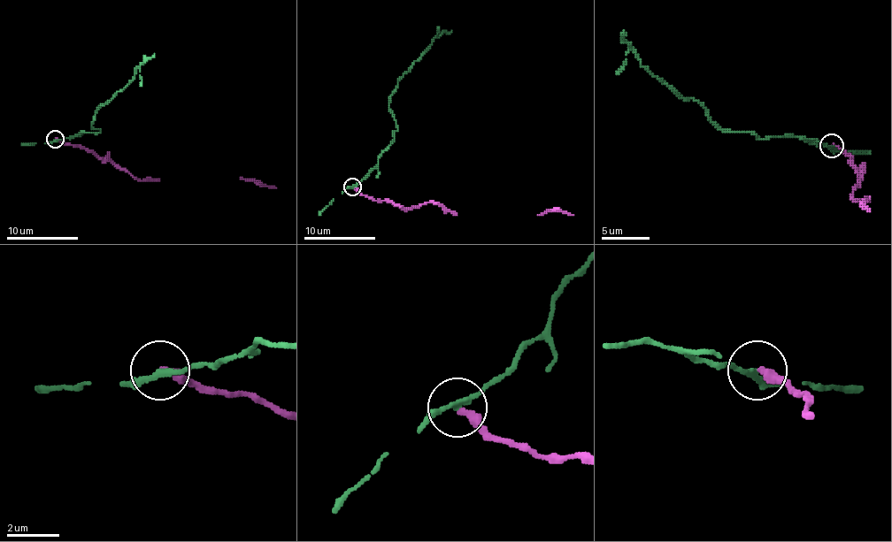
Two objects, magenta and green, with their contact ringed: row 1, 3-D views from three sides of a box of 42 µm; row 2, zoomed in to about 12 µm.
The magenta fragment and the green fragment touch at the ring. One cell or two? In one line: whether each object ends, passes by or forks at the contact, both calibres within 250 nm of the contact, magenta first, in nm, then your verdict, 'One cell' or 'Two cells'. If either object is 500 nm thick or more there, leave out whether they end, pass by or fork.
At the ring magenta ends. At the ring green passes by. Thickness 320 nm (magenta) against 200 nm. Two cells

